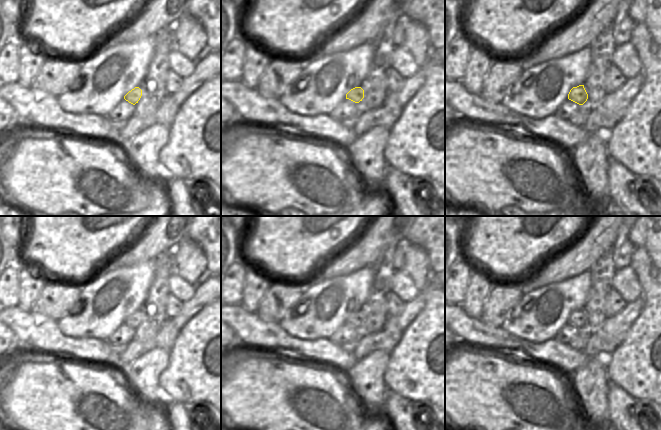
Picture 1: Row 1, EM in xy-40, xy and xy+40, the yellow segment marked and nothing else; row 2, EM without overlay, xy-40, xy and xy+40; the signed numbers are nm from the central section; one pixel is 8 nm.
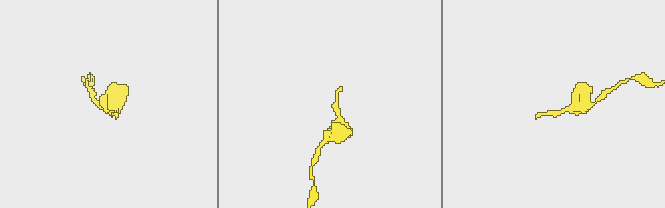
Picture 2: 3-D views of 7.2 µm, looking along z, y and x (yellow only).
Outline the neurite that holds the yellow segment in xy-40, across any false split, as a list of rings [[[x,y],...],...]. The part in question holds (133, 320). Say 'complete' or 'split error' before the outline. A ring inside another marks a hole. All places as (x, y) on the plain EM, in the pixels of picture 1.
complete | [[[135,311],[131,315],[129,315],[125,320],[124,323],[128,325],[129,327],[135,329],[138,327],[142,320],[142,314],[139,311]]]

